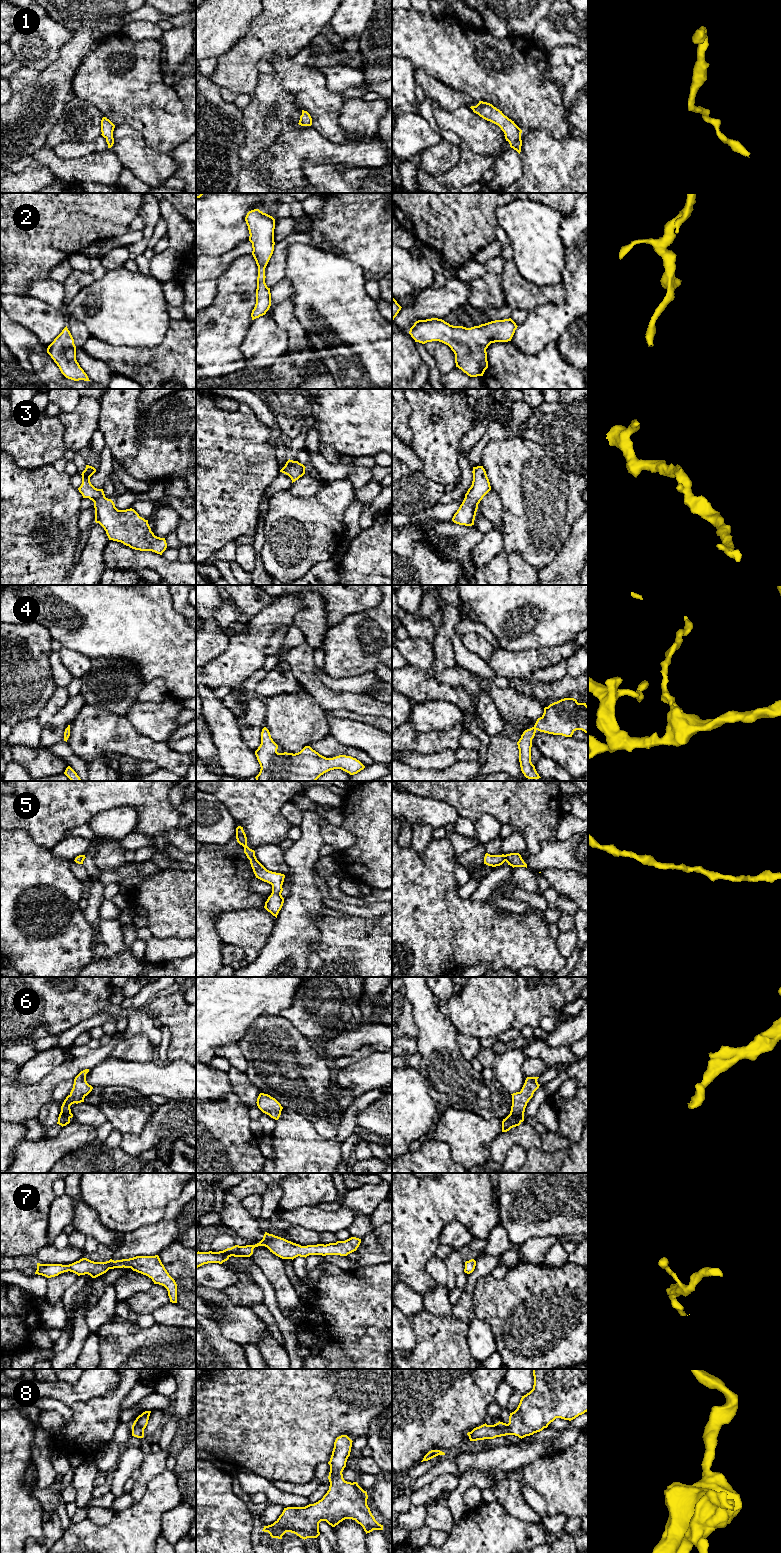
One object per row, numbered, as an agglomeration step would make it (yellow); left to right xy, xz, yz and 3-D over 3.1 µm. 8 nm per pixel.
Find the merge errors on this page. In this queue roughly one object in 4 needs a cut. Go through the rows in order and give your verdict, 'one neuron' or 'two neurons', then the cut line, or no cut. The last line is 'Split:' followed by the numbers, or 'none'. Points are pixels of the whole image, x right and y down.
1: one neuron; no cut
2: one neuron; no cut
3: one neuron; no cut
4: one neuron; no cut
5: one neuron; no cut
6: one neuron; no cut
7: one neuron; no cut
8: one neuron; no cut
Split: none

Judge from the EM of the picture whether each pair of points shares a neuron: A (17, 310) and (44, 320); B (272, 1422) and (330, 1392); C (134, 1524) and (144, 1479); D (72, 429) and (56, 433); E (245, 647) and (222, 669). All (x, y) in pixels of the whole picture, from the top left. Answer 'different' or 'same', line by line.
A: same
B: same
C: different
D: different
E: same

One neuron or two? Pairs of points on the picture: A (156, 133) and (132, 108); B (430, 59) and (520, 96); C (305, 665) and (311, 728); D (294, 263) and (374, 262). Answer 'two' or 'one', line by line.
A: one
B: one
C: two
D: two

